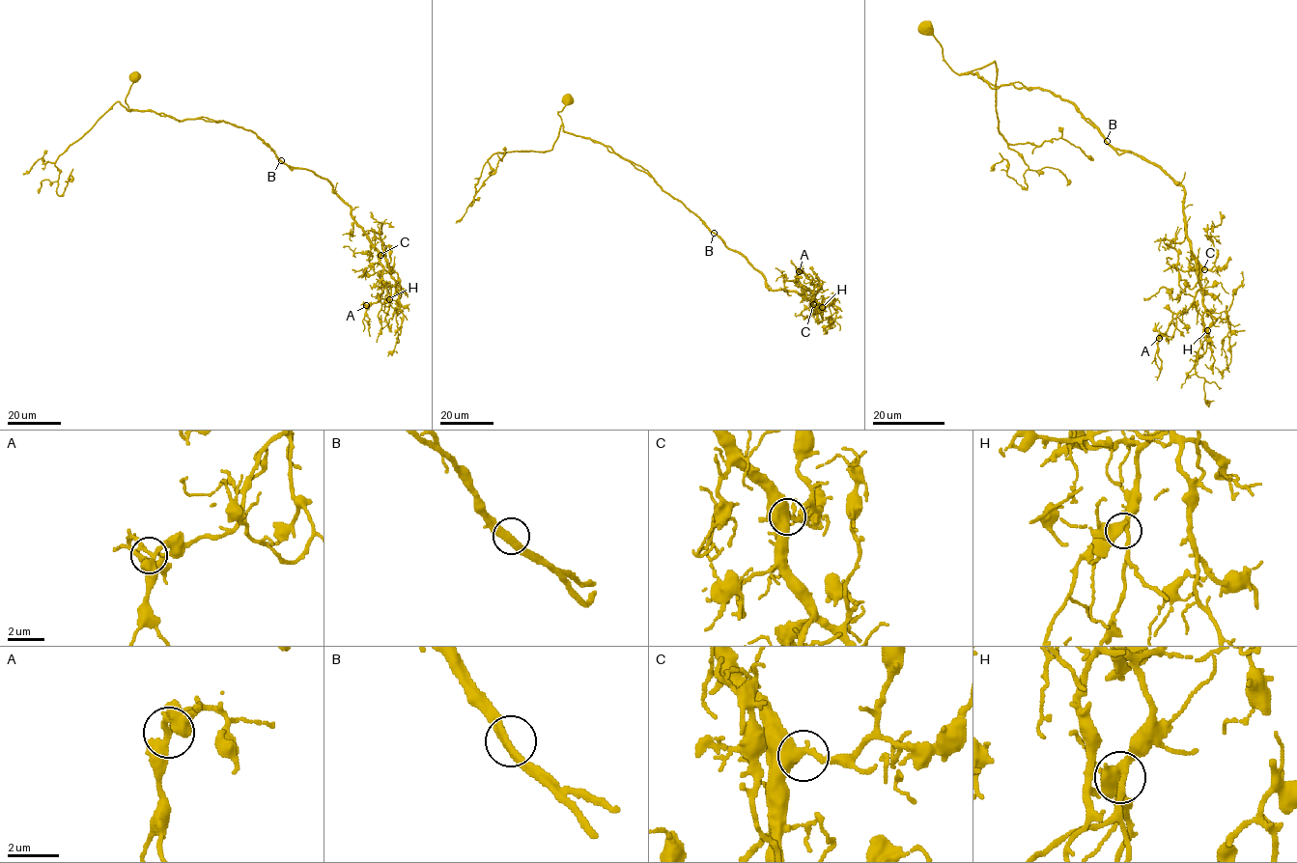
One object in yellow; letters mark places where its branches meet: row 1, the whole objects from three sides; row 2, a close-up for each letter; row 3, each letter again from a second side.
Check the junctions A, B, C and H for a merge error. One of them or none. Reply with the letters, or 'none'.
none

